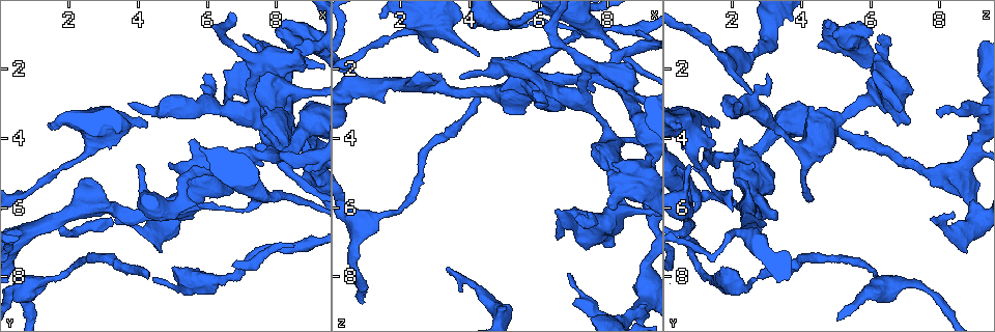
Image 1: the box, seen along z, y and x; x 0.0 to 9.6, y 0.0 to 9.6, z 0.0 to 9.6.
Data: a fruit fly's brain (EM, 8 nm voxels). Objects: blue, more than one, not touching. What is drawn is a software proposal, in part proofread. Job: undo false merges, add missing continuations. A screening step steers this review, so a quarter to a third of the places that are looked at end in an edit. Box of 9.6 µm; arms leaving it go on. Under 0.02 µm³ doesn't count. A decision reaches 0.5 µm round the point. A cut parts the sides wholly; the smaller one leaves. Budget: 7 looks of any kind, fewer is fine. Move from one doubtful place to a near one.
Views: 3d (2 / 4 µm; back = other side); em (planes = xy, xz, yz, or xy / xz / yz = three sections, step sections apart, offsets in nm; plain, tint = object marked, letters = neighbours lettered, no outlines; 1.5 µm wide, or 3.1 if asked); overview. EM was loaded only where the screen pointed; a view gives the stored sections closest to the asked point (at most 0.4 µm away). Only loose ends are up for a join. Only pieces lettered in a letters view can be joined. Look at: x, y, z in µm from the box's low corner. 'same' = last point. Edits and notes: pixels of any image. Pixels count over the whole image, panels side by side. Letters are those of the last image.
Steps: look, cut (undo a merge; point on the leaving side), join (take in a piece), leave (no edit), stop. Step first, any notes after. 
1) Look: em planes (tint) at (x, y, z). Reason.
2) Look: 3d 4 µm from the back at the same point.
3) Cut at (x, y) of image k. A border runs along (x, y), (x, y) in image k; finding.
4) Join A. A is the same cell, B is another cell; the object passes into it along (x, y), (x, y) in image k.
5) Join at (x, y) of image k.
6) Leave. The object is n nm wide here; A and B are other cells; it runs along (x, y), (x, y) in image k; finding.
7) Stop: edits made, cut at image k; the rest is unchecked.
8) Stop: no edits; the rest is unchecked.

Look: 3d 4 µm at (6.95, 3.15, 7.90). An open end.

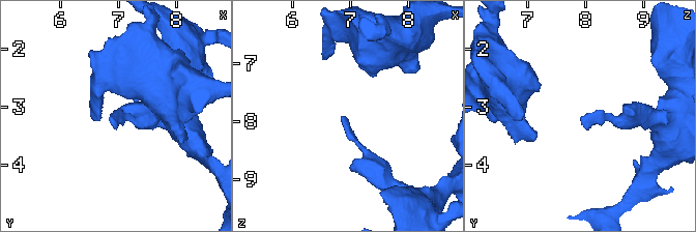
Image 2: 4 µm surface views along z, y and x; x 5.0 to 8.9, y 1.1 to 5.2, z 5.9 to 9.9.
Look: em xy step 8 (letters) at (6.90, 3.20, 7.85).

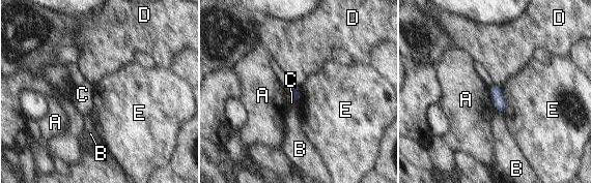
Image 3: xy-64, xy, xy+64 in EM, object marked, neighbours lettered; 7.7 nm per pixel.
Leave. A, B, C, D and E are other cells; no lettered piece goes on from it.

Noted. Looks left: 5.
Look: 3d 2 µm at (5.05, 5.85, 9.00). Branch stops here.

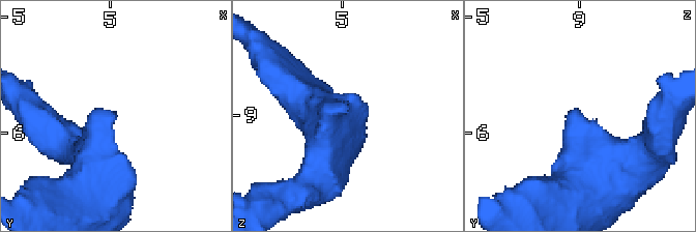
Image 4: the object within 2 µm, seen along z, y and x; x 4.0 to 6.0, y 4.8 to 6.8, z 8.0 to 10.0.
Look: em planes (letters) at (5.08, 5.84, 8.96). Need the tissue.

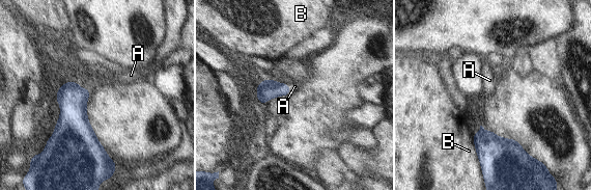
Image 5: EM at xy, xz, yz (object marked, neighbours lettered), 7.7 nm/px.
Join A. A is the same cell, B is another cell; the object passes into it along (268, 89), (286, 84), (294, 86) in image 5; it goes on there.

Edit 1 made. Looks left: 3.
Look: overview.

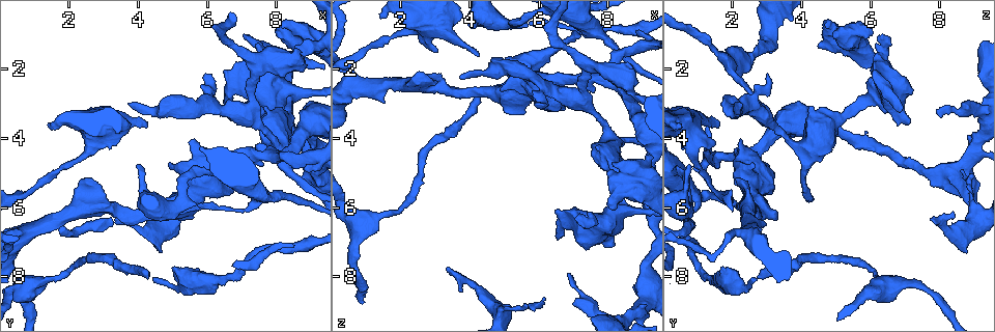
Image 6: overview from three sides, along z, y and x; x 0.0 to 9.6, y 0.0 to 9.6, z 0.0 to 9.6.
Look: em planes (plain) at (4.85, 4.75, 2.55). Branch stops here.

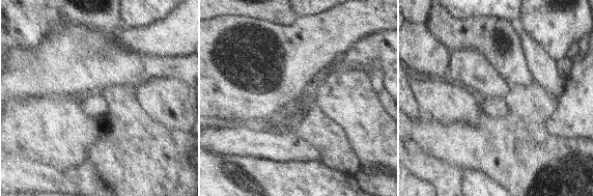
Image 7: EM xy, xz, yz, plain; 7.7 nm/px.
Look: em planes (letters) at the same point. What lies round it.

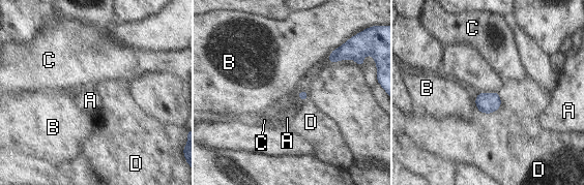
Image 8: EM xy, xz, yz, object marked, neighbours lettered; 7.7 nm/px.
Leave. A, B, C and D are other cells; no lettered piece goes on from it.

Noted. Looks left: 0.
Stop: edits made, join at image 5; the rest is unchecked.

